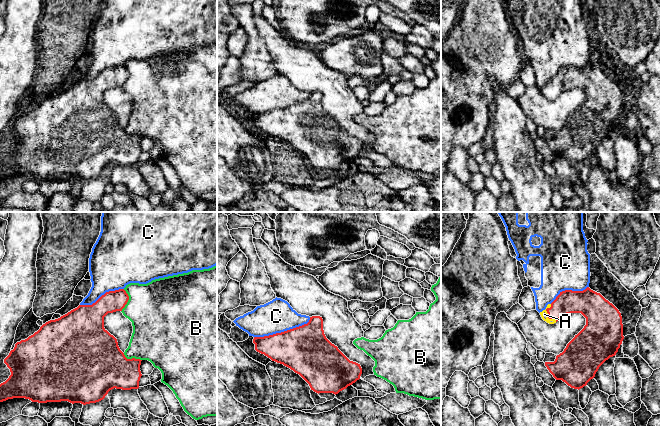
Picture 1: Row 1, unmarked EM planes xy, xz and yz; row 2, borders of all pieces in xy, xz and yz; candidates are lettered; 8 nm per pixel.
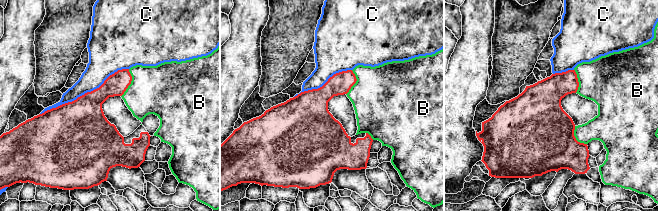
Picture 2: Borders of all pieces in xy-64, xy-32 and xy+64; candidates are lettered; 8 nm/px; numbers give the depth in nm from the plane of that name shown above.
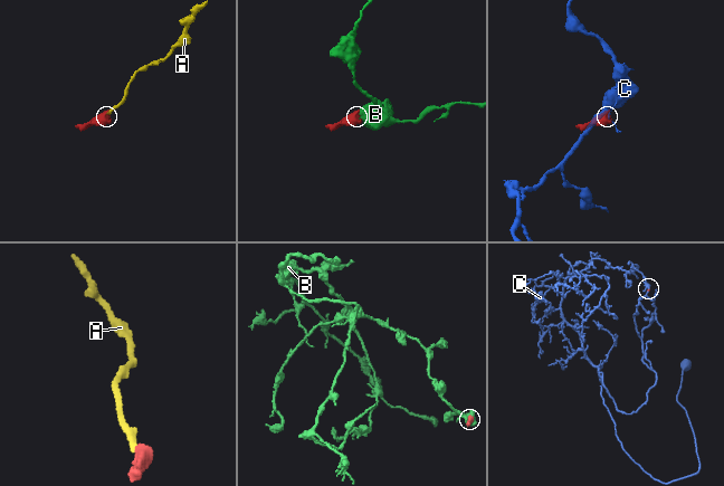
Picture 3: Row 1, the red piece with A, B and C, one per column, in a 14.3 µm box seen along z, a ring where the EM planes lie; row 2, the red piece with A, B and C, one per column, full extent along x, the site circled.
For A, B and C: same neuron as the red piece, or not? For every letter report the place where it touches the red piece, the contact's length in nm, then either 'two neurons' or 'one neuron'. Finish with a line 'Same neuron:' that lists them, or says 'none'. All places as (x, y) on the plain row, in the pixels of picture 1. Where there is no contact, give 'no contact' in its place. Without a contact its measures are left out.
A: yz (548, 90) | 150 nm | one neuron
B: xy (128, 75) | 190 nm | two neurons
C: xz (284, 107) | 480 nm | two neurons
Same neuron: A

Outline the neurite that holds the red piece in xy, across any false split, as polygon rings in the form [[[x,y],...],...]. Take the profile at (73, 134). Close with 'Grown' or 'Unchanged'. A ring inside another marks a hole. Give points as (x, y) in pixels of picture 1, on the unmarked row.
[[[124,65],[106,68],[92,81],[79,81],[60,94],[46,98],[27,115],[17,118],[4,135],[11,151],[0,160],[0,178],[25,174],[38,179],[68,177],[72,180],[86,181],[103,176],[114,164],[138,165],[142,152],[140,147],[142,136],[127,135],[120,126],[117,115],[104,104],[104,93],[108,89],[122,87],[128,76],[129,72]]]. Unchanged

